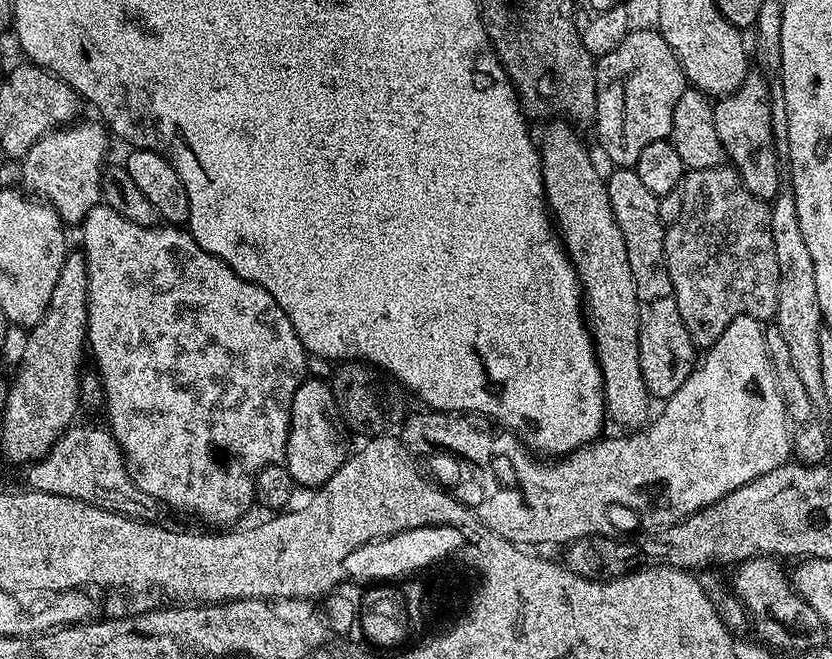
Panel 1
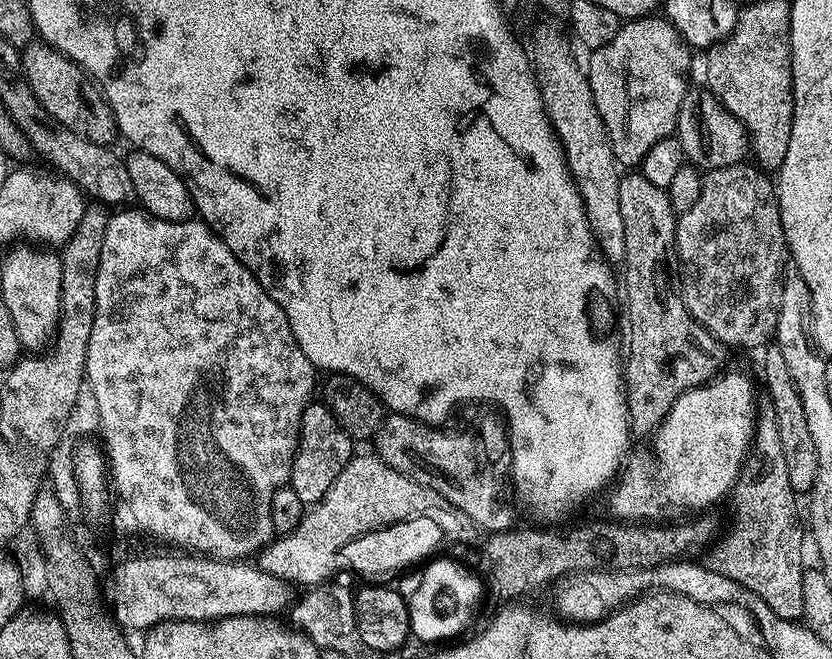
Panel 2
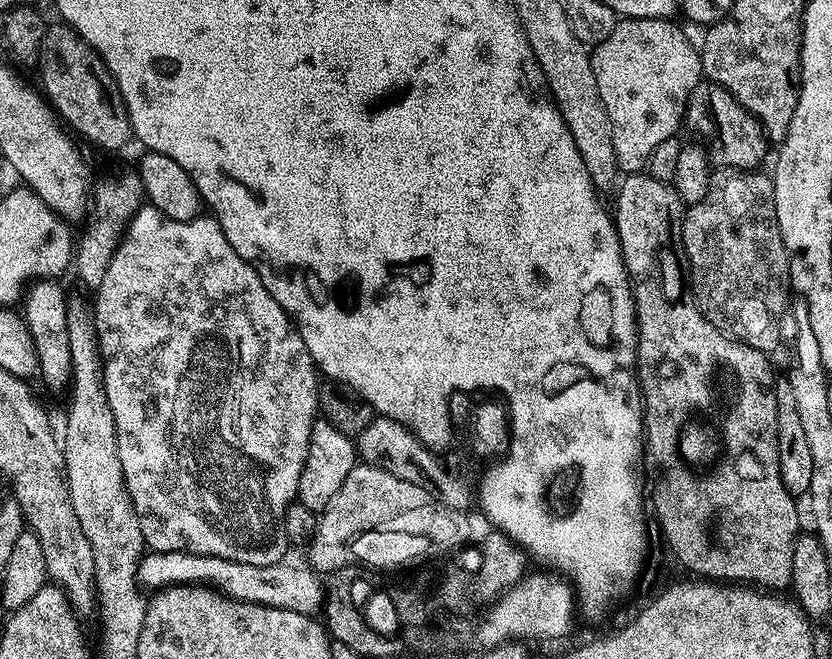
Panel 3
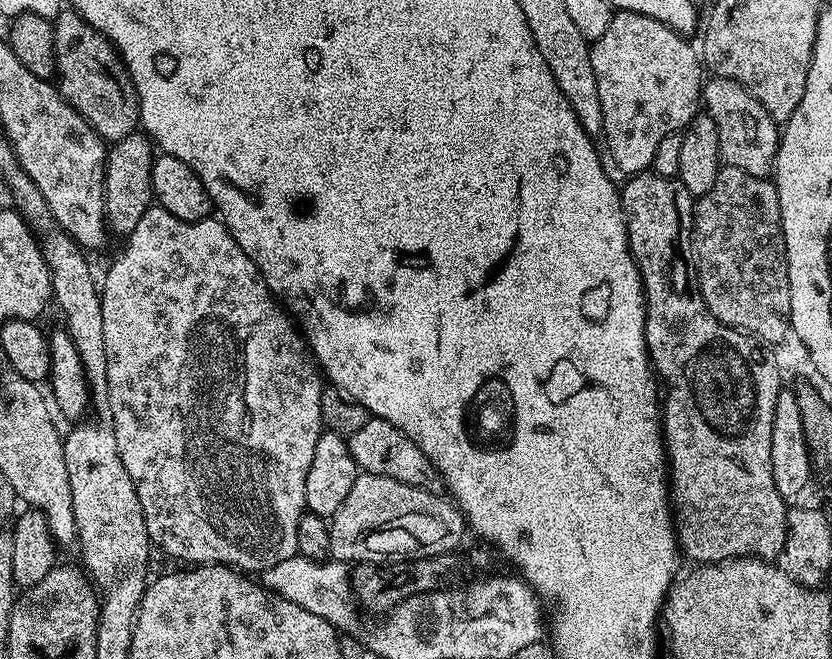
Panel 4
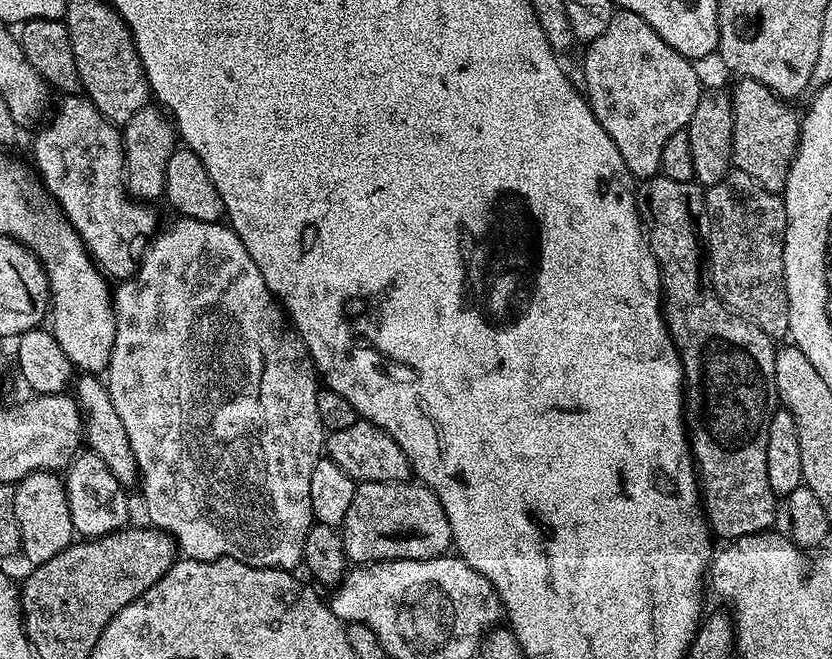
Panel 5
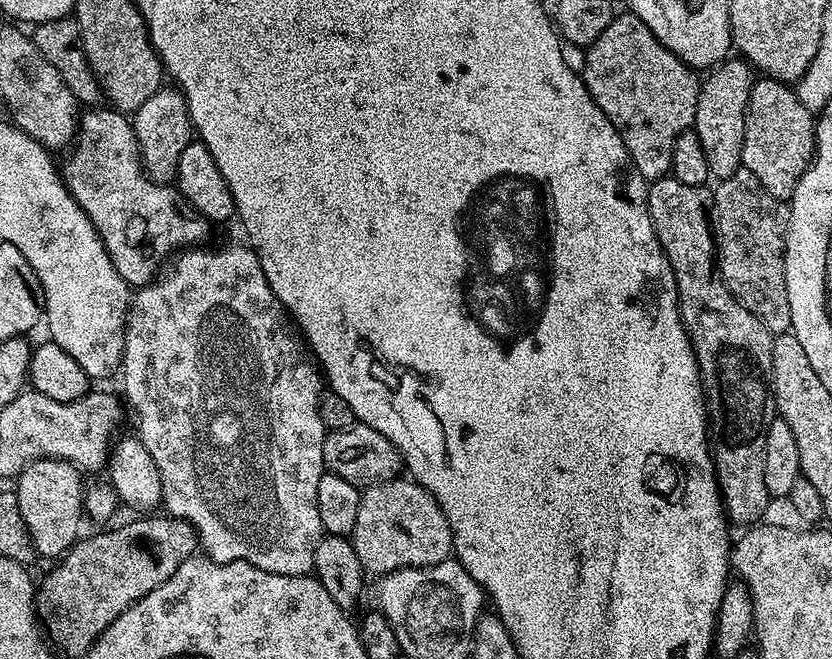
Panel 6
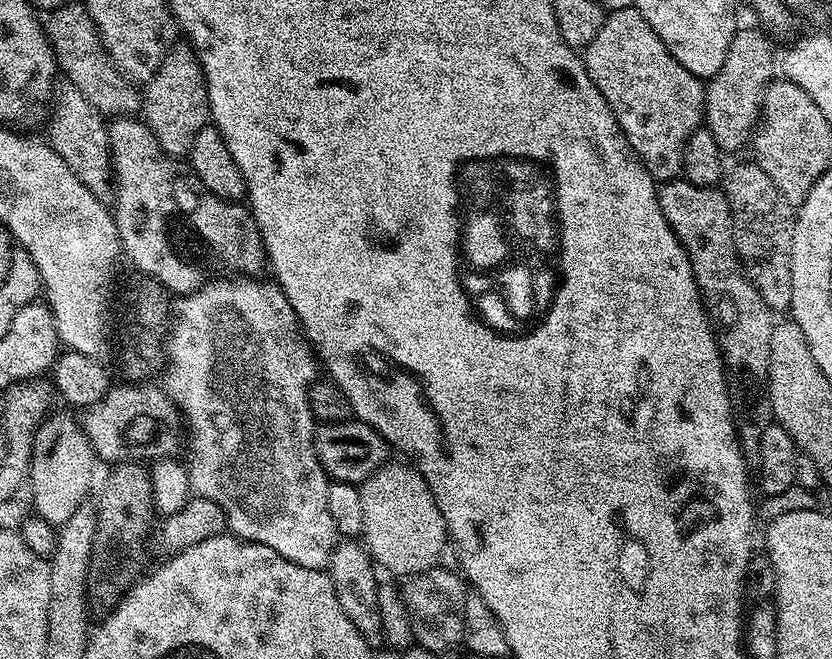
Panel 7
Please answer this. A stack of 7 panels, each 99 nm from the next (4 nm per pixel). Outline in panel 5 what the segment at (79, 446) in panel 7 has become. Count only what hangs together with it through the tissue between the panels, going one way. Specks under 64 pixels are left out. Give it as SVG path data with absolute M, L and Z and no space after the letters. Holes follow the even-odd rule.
M55 471L32 472L15 485L14 514L18 514L20 552L35 566L54 558L74 540L74 529L68 505L68 489Z

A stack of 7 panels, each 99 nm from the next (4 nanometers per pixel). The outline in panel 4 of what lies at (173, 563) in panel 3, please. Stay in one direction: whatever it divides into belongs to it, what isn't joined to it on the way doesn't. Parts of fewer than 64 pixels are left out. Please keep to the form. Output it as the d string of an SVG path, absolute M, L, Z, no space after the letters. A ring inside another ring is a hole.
M297 554L286 558L286 562L278 562L278 566L266 569L262 573L262 583L265 588L278 593L282 598L310 610L310 614L326 618L326 622L335 626L337 633L360 636L362 612L354 599L349 573L350 568L347 563L333 559L321 562Z

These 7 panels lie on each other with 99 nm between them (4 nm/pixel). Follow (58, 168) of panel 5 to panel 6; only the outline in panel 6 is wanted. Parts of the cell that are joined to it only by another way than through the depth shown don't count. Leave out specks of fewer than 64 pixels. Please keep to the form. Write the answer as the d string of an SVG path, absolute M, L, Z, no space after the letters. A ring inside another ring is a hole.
M92 106L85 112L88 113L79 117L72 157L65 168L63 165L62 179L102 238L106 254L110 254L110 262L114 262L114 270L118 270L118 274L130 286L150 284L158 272L156 263L171 248L184 250L199 245L203 241L200 239L210 228L209 221L186 210L184 197L172 184L155 184L148 179L140 163L140 147L136 145L132 121L125 113L117 112L111 106Z

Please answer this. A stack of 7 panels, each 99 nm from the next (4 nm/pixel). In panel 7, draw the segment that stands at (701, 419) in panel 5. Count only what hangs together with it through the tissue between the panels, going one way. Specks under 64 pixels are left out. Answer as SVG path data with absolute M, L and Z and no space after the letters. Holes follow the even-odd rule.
M677 178L661 183L658 195L662 214L686 250L700 295L704 297L709 317L718 329L728 397L735 416L736 438L745 453L755 453L766 426L774 423L768 397L770 334L774 313L744 273L740 255L736 253L730 206L723 191L719 187L694 186L689 180Z

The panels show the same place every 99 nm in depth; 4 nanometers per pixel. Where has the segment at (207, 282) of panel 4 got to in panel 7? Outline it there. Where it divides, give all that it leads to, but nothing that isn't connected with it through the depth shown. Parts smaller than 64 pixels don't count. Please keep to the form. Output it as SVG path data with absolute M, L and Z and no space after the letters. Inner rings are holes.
M228 278L213 279L204 287L181 295L177 299L180 301L174 304L174 319L166 332L169 364L168 369L164 372L162 391L178 409L183 423L184 420L188 423L188 462L186 461L188 487L199 499L214 502L224 511L227 531L237 540L268 546L282 558L303 568L327 569L332 552L338 543L338 533L334 526L334 518L330 518L330 510L326 510L326 490L330 483L330 477L316 457L314 447L314 417L310 389L318 380L318 376L316 376L317 357L314 355L314 349L309 344L290 302L284 297L284 291L280 288L279 283L267 284L264 278L224 279Z

